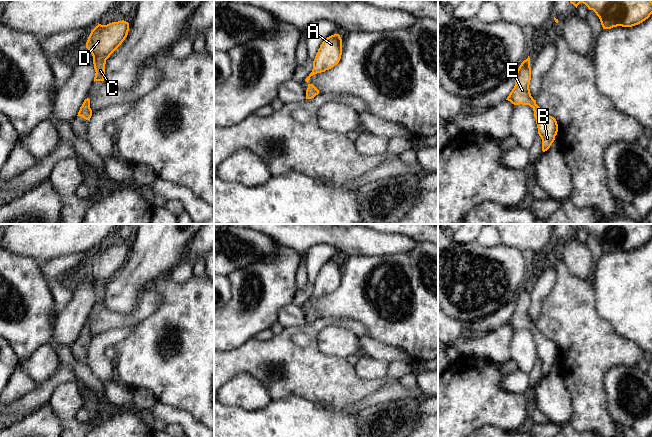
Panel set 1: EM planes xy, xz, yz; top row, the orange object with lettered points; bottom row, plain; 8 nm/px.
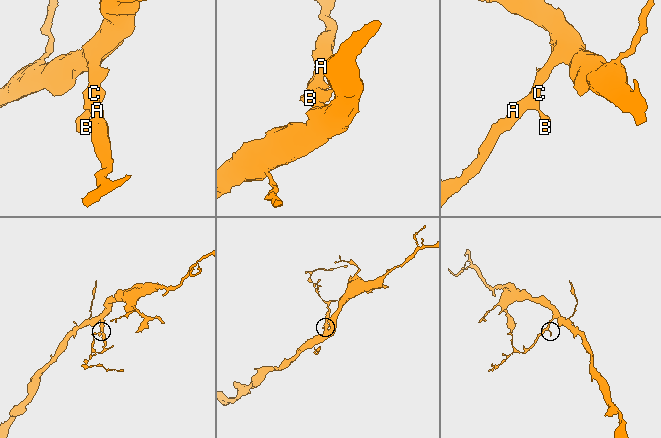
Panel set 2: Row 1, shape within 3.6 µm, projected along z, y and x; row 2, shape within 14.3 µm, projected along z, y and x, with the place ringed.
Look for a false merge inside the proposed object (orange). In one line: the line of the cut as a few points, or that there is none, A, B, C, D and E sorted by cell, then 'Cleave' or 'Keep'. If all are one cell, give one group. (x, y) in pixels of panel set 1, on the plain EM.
No split. Groups: A B C D E. Keep

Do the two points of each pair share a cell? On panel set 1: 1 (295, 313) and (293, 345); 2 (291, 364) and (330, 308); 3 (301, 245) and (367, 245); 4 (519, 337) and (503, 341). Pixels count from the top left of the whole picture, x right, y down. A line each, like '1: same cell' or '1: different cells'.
1: different cells
2: different cells
3: same cell
4: different cells

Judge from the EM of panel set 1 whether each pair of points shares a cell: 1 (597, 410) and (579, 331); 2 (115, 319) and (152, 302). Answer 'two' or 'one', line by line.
1: one
2: one

